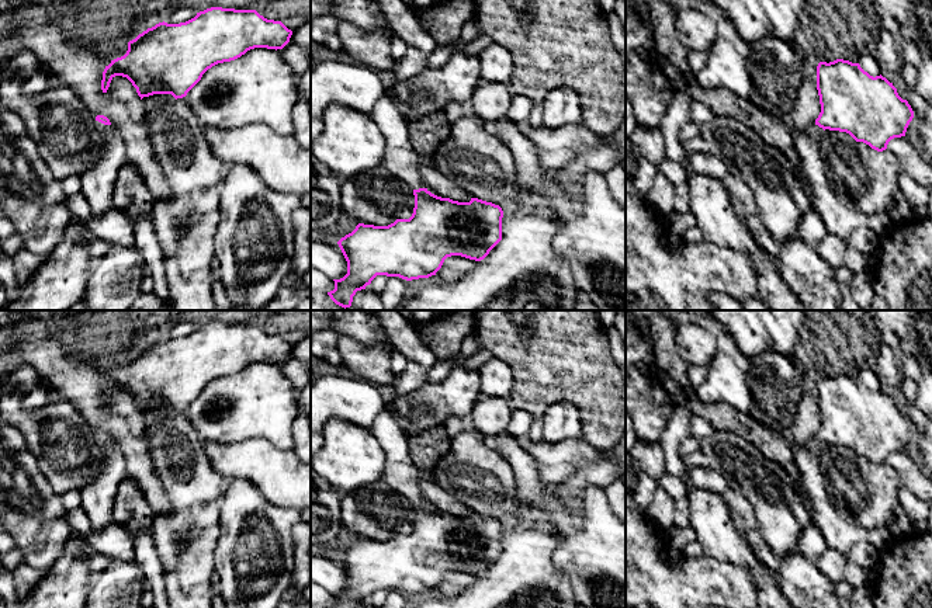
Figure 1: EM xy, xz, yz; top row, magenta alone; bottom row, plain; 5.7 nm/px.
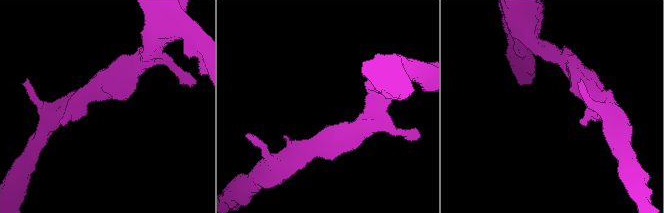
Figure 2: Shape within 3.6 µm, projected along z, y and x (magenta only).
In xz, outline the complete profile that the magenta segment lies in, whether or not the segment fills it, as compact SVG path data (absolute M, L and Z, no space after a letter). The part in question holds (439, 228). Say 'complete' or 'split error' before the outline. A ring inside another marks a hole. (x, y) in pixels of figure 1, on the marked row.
split error; M389 91L373 108L371 118L385 138L382 166L413 190L415 208L409 219L396 219L388 226L358 223L351 233L337 242L347 261L347 274L333 279L335 289L328 295L344 309L351 306L356 292L365 289L377 275L399 277L406 281L429 278L436 275L447 257L461 256L481 261L502 240L503 211L499 205L478 198L458 202L437 197L425 187L419 168L429 161L413 149L408 124L398 112Z

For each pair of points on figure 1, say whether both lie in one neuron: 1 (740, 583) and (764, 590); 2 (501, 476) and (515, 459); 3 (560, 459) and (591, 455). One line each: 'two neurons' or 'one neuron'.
1: two neurons
2: two neurons
3: one neuron

